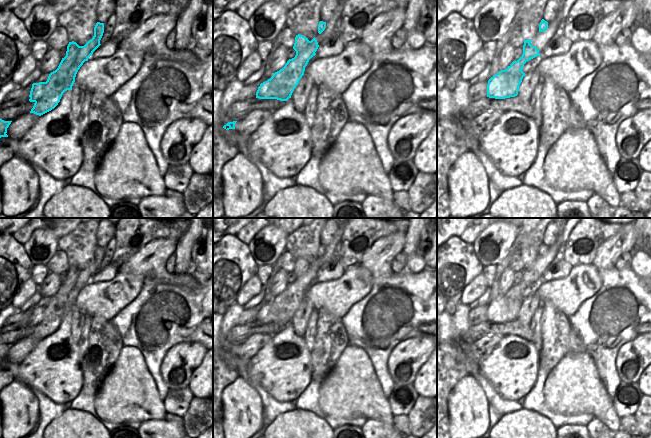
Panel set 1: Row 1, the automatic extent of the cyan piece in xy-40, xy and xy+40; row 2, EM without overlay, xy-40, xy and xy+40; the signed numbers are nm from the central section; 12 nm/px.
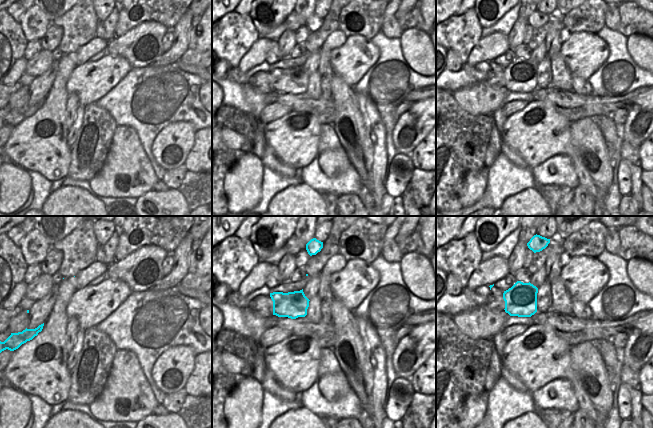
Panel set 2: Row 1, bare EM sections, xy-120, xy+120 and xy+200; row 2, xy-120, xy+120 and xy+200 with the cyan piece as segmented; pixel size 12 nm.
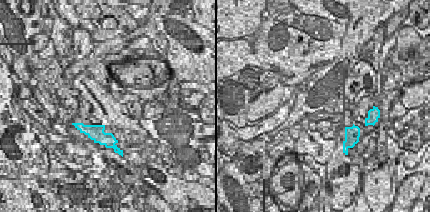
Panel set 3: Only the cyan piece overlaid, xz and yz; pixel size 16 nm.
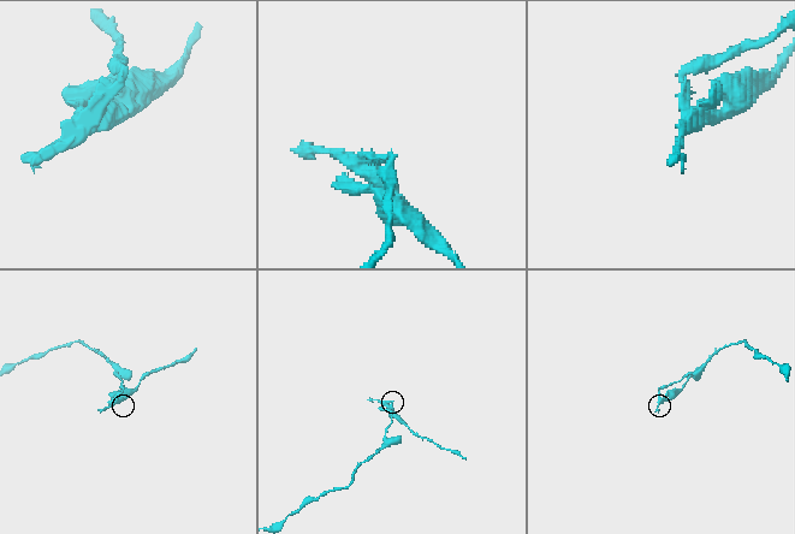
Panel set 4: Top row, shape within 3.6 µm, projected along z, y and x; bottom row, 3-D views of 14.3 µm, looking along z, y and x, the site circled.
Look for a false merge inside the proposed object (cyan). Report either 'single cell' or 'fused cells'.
fused cells

